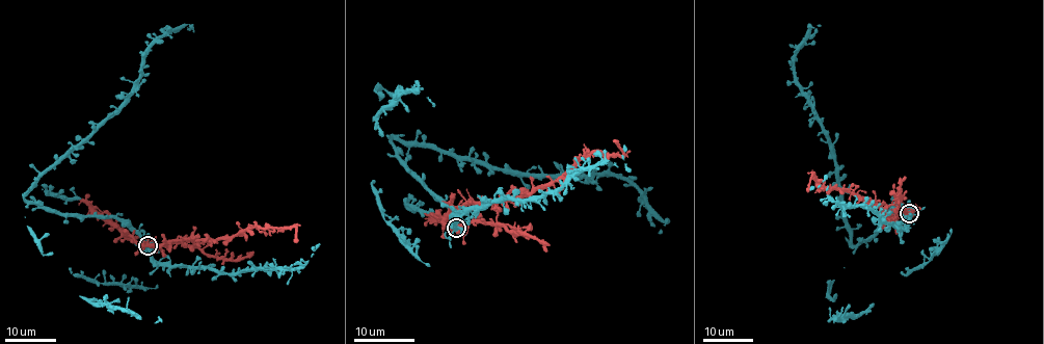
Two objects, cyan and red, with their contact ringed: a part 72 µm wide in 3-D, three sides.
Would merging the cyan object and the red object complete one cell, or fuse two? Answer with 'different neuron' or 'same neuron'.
same neuron

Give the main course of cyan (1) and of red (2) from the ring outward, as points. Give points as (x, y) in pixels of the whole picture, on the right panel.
1: (909, 212), (894, 206), (873, 235), (853, 243), (841, 217), (834, 162), (794, 67), (801, 46), (820, 25)
2: (909, 212), (898, 208), (887, 213), (845, 188), (833, 189), (815, 183), (812, 175), (807, 192)

